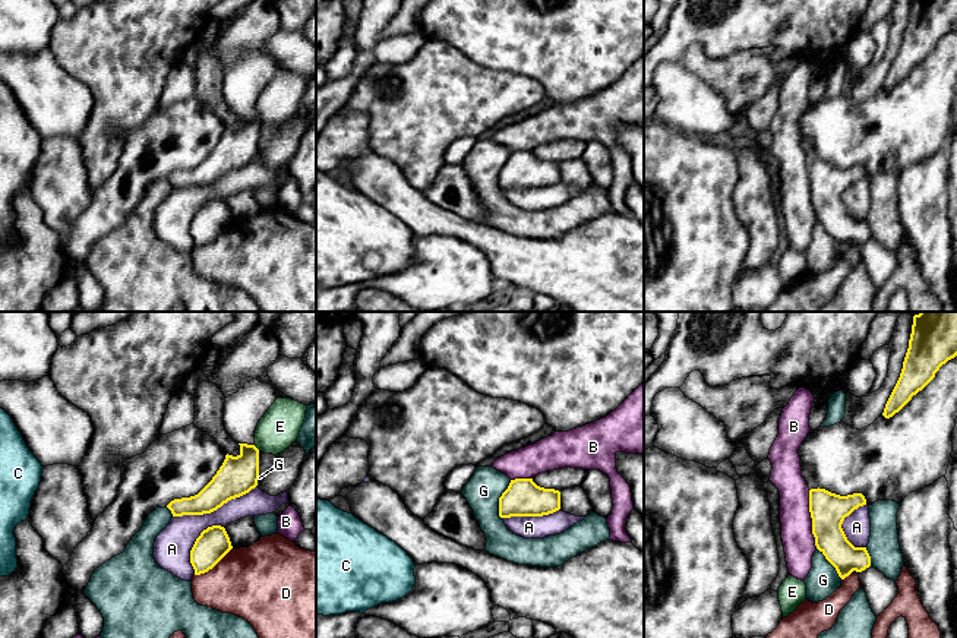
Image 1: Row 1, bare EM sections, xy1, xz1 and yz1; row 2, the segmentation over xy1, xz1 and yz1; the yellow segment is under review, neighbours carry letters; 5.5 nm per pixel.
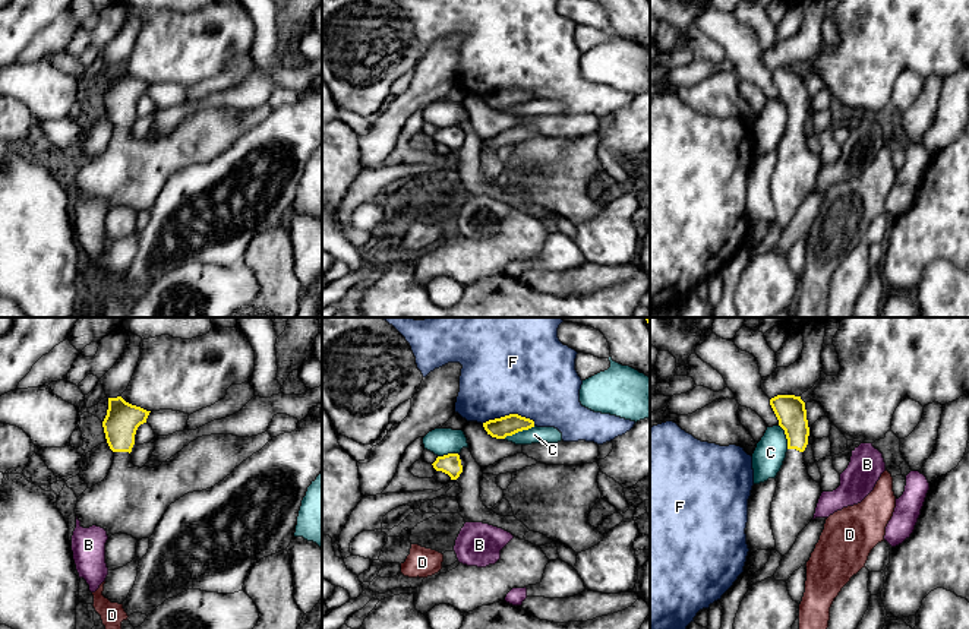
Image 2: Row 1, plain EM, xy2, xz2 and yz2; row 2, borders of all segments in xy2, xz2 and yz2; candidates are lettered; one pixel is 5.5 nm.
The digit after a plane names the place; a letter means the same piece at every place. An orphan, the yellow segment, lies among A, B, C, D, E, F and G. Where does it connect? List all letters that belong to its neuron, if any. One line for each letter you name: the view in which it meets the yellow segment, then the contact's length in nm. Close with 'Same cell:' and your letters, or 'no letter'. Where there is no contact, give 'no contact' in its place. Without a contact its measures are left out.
Same cell: no letter

